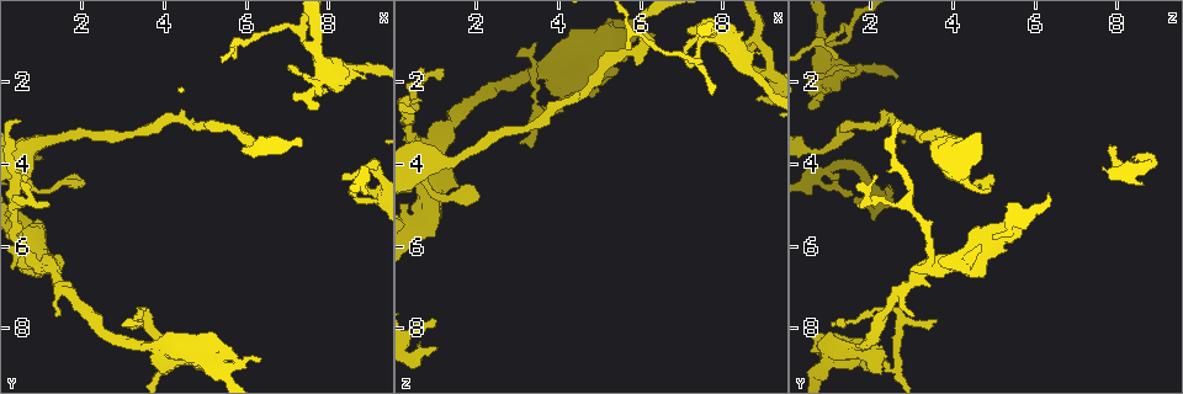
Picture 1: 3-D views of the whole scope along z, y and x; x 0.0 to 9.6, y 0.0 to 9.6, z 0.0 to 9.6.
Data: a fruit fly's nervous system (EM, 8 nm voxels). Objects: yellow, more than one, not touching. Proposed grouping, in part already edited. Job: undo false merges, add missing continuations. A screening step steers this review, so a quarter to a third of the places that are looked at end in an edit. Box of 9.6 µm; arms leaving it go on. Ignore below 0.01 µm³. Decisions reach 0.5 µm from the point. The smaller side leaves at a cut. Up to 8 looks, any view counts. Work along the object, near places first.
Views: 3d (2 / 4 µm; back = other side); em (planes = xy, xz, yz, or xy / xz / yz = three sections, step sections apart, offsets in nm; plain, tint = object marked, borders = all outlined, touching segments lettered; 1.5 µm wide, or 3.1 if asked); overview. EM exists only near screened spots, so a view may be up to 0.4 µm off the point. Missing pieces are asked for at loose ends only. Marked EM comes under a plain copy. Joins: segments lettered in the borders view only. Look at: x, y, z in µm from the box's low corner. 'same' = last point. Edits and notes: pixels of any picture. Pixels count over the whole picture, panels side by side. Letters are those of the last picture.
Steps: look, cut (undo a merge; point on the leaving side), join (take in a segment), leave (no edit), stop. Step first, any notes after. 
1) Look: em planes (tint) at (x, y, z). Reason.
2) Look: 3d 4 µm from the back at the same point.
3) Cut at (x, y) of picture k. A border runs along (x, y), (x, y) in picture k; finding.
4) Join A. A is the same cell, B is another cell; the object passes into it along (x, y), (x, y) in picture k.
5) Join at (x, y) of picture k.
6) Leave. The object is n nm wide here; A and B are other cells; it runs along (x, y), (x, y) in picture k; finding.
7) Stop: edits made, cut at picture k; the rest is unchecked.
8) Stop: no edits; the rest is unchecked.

Look: em xz step 8 (tint) at (6.05, 3.65, 0.65). A narrow waist.

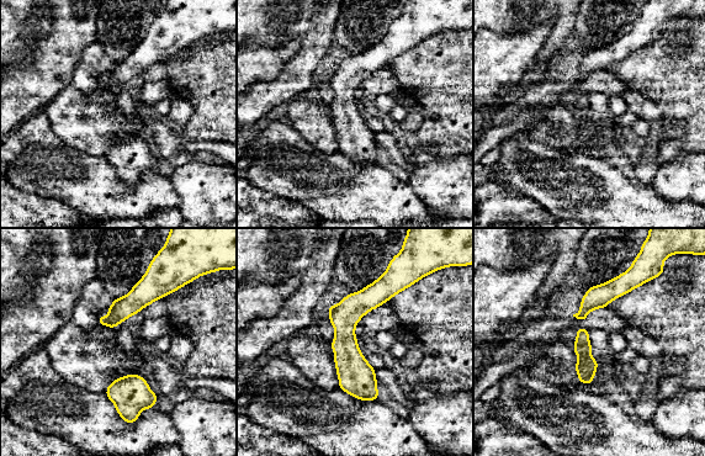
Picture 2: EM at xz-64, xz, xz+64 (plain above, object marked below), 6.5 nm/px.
Look: em planes (borders) at the same point. Cut it another way.

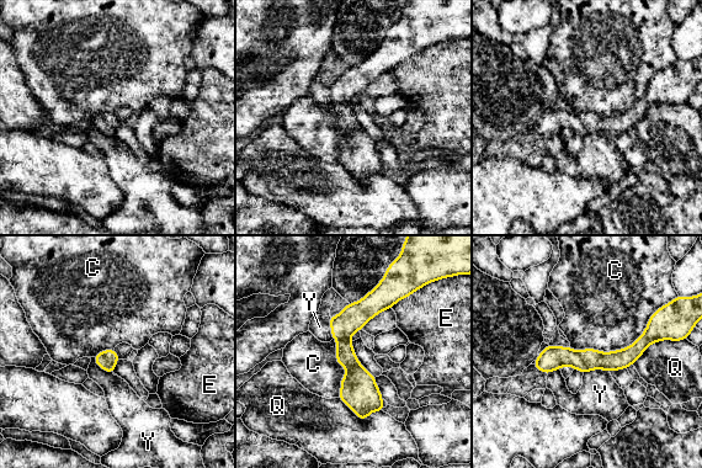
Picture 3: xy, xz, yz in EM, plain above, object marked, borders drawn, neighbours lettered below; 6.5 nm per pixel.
Leave. The object is 130 nm wide here; C, E, Q and Y are other cells; one neuron here.

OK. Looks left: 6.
Look: em planes (borders) at (2.10, 4.50, 4.85). An open end.

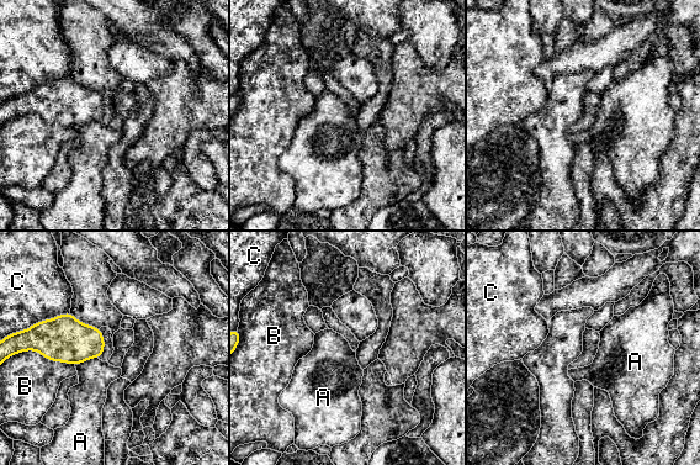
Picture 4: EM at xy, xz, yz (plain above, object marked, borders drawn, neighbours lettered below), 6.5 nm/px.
Leave. A, B and C are other cells; a border runs along (97, 357), (89, 358), (75, 365) in picture 4; none of them fits.

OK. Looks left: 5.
Look: 3d 4 µm at (3.00, 8.00, 3.50). Free end.

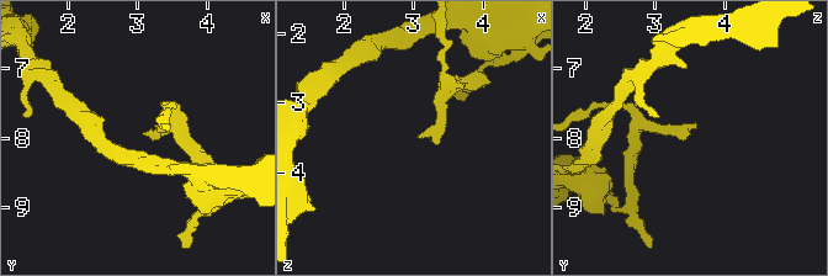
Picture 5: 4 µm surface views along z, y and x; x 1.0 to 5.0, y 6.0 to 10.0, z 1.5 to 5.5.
Look: em yz step 4 (tint) at (3.05, 7.90, 3.50). Need the tissue.

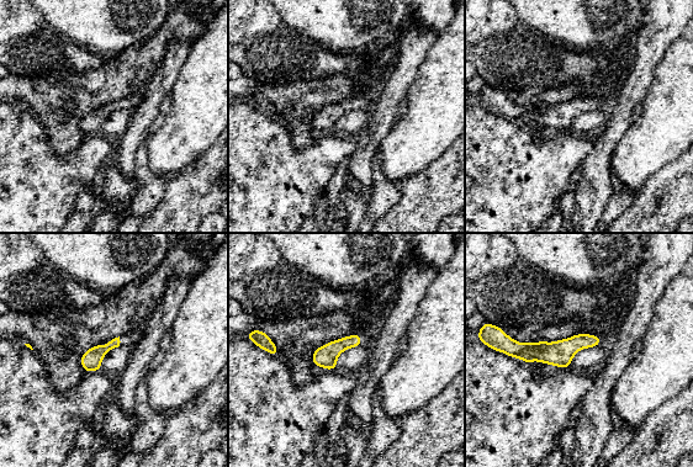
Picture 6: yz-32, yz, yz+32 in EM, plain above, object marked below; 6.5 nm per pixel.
Look: em xz step 8 (borders) at the same point.

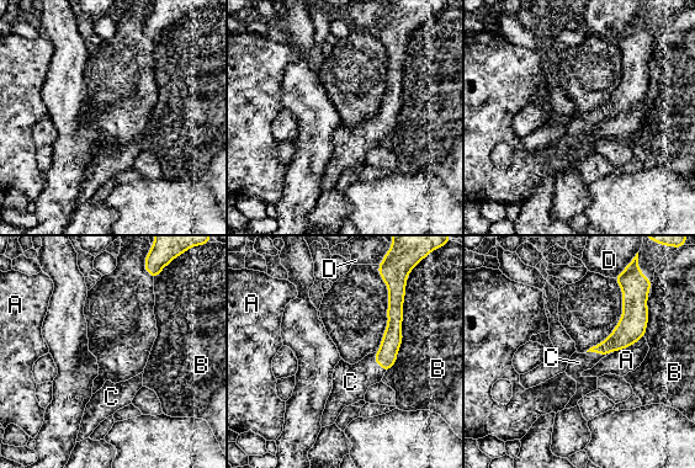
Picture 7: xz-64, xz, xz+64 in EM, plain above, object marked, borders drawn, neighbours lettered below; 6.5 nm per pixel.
Join at (350, 382) of picture 7. The longest contact is with B, 550 nm; C is the same cell, A, B and D are other cells; the object passes into it along (386, 356), (375, 360), (350, 382) in picture 7; the neuron continues.

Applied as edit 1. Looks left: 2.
Stop: edits made, join at picture 7; the rest is unchecked.

